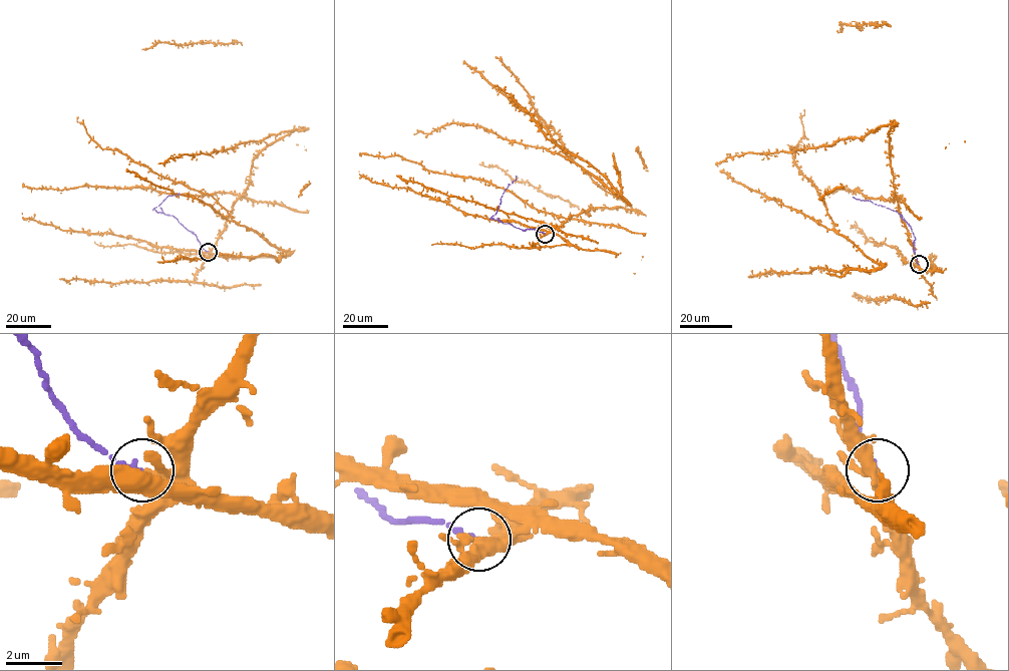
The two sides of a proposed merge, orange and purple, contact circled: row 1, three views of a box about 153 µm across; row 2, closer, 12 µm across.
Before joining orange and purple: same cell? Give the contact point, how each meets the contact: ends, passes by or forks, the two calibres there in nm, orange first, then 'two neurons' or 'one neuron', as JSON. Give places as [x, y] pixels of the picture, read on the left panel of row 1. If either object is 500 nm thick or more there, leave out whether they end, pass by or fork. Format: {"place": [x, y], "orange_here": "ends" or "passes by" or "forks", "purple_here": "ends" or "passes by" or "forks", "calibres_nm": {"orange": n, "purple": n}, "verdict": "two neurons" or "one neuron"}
{"place": [208, 252], "orange_here": "passes by", "purple_here": "ends", "calibres_nm": {"orange": 240, "purple": 180}, "verdict": "two neurons"}

